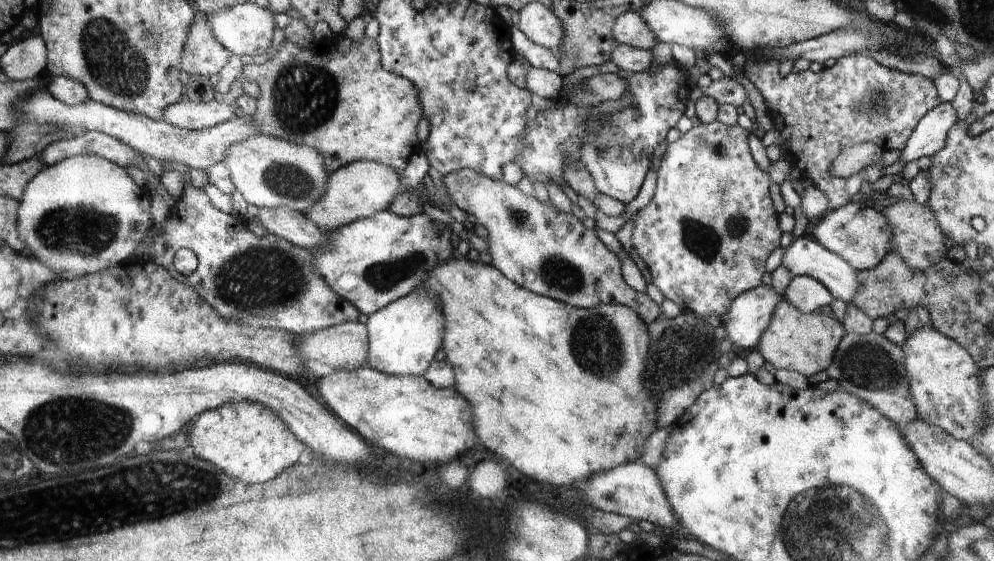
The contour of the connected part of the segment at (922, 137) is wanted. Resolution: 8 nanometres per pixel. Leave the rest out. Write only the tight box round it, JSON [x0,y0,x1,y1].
[899,101,958,164]

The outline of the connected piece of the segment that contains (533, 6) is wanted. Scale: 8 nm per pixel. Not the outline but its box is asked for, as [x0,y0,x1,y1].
[518,3,565,48]

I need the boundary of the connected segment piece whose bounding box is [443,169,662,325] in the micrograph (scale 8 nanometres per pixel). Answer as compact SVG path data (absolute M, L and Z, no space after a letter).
M470 169L443 176L450 200L467 215L474 214L489 232L486 240L492 266L506 278L534 294L557 299L578 309L613 304L630 307L649 325L662 316L660 307L647 293L634 292L620 276L620 260L614 260L598 236L580 224L572 213L562 214L551 204L540 204L519 186L497 181Z

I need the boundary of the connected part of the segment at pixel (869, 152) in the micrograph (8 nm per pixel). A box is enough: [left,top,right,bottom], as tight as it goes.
[831,143,883,179]

